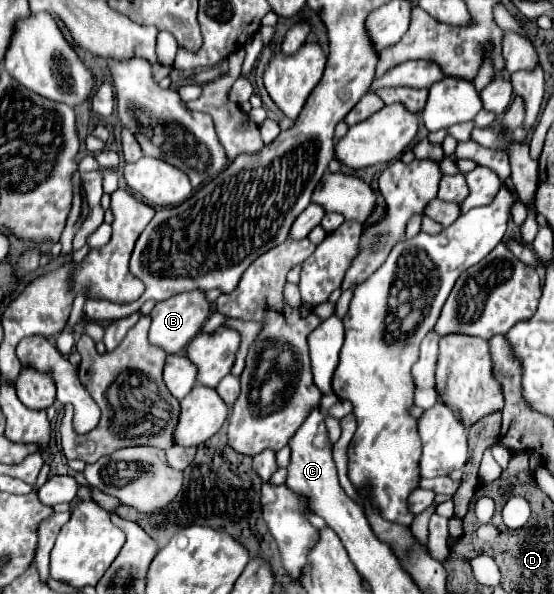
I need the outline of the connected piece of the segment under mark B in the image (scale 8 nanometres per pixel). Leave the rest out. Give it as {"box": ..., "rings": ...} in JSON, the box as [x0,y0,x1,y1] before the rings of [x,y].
{"box":[149,293,209,353],"rings":[[[179,293],[179,297],[161,301],[151,311],[153,323],[149,331],[149,343],[155,347],[161,347],[165,353],[179,353],[197,335],[207,315],[209,315],[209,303],[205,301],[205,293]]]}

